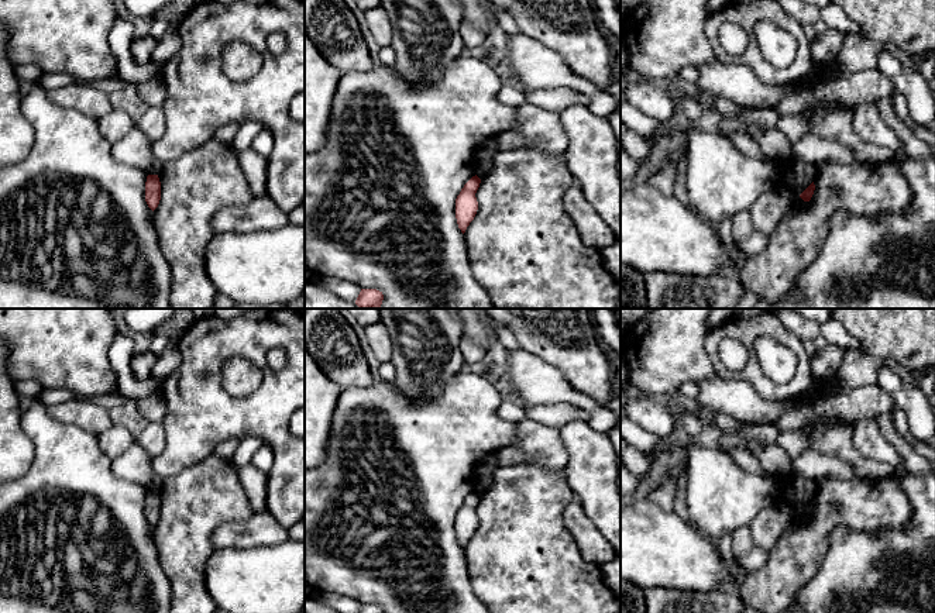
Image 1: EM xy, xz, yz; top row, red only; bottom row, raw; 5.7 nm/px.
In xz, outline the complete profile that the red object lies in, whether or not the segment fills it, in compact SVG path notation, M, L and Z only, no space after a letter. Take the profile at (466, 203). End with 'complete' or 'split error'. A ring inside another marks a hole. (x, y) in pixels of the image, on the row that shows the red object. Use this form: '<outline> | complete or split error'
M475 175L472 176L461 189L460 194L456 199L456 218L458 228L464 234L470 223L474 220L478 202L475 193L479 187L481 179Z | complete

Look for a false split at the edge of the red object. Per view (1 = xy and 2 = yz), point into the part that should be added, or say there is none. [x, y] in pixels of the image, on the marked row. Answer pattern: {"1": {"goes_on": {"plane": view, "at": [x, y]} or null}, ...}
{"1": {"goes_on": null}, "2": {"goes_on": null}}

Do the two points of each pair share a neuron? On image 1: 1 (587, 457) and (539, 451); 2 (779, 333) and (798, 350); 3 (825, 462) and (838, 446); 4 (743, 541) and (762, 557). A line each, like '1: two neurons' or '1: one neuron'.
1: two neurons
2: one neuron
3: two neurons
4: one neuron

